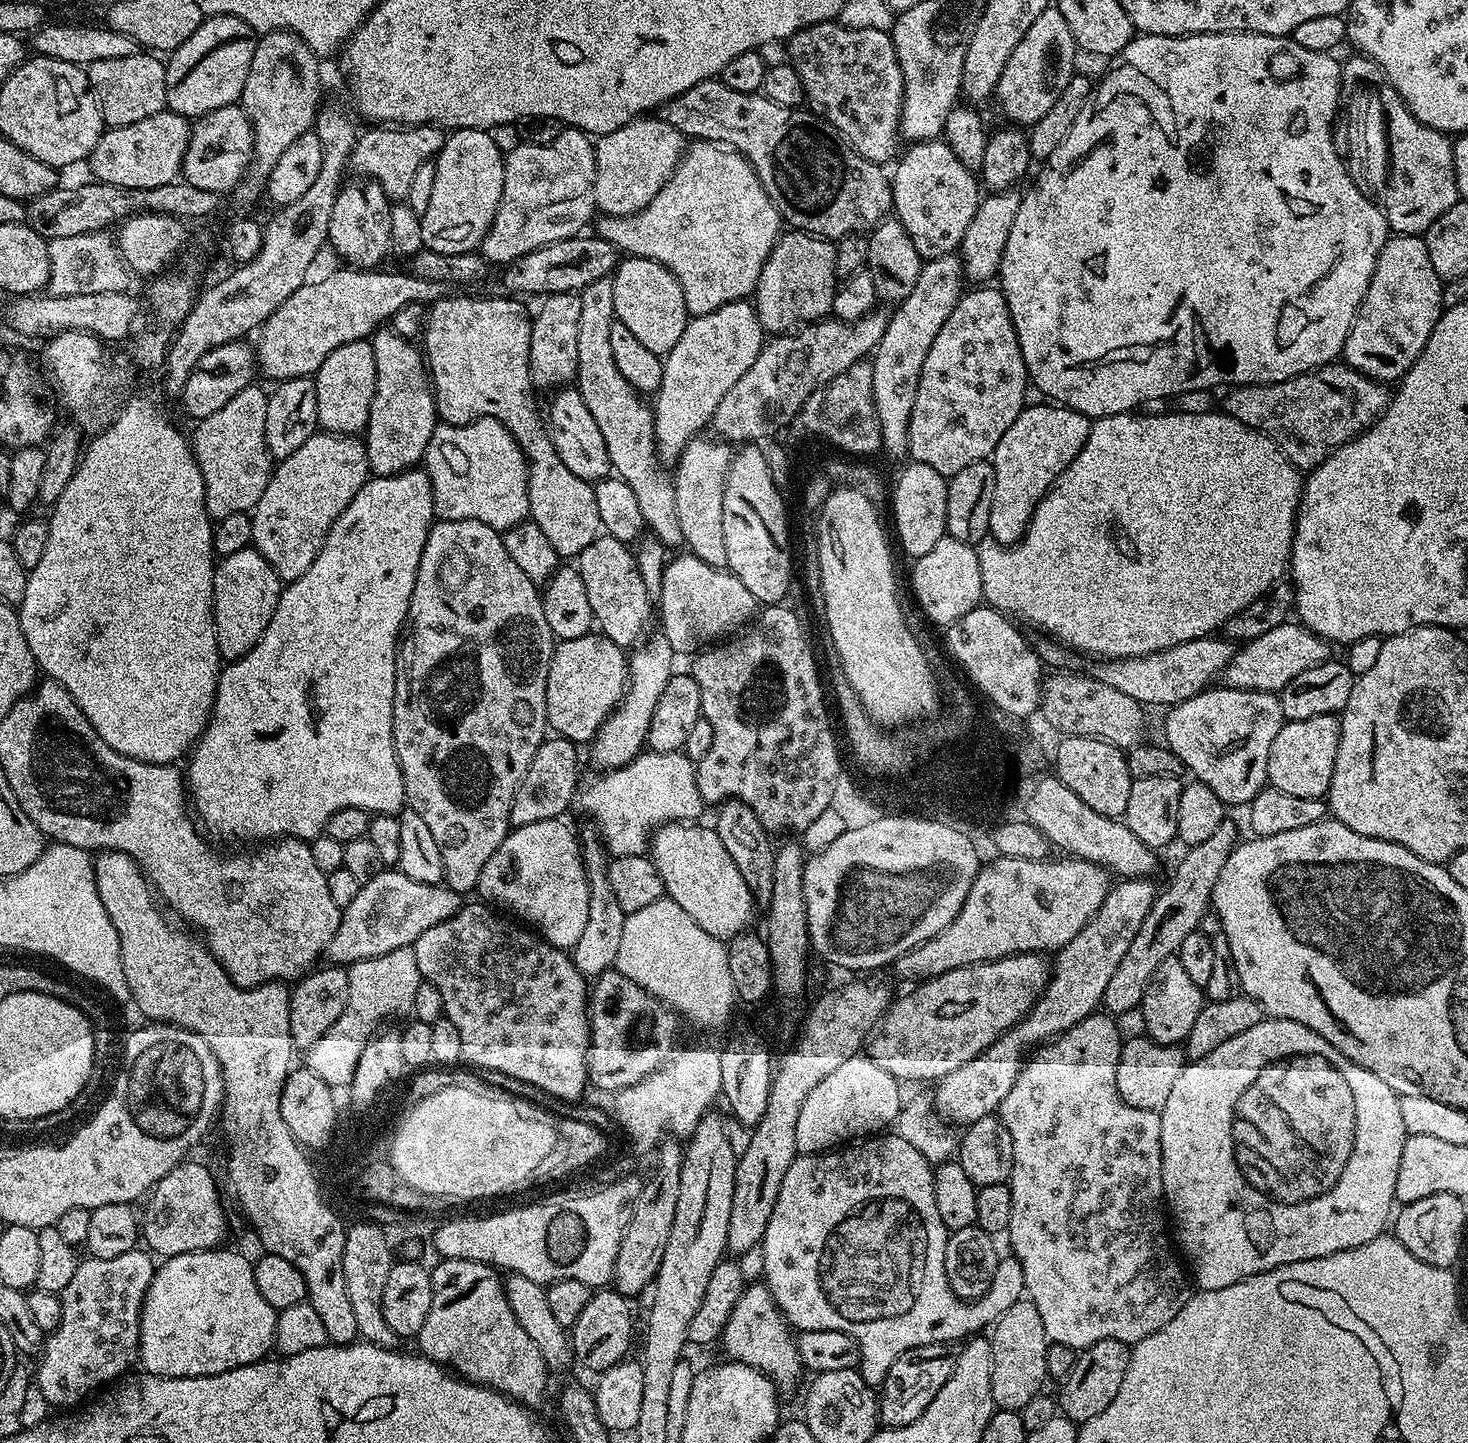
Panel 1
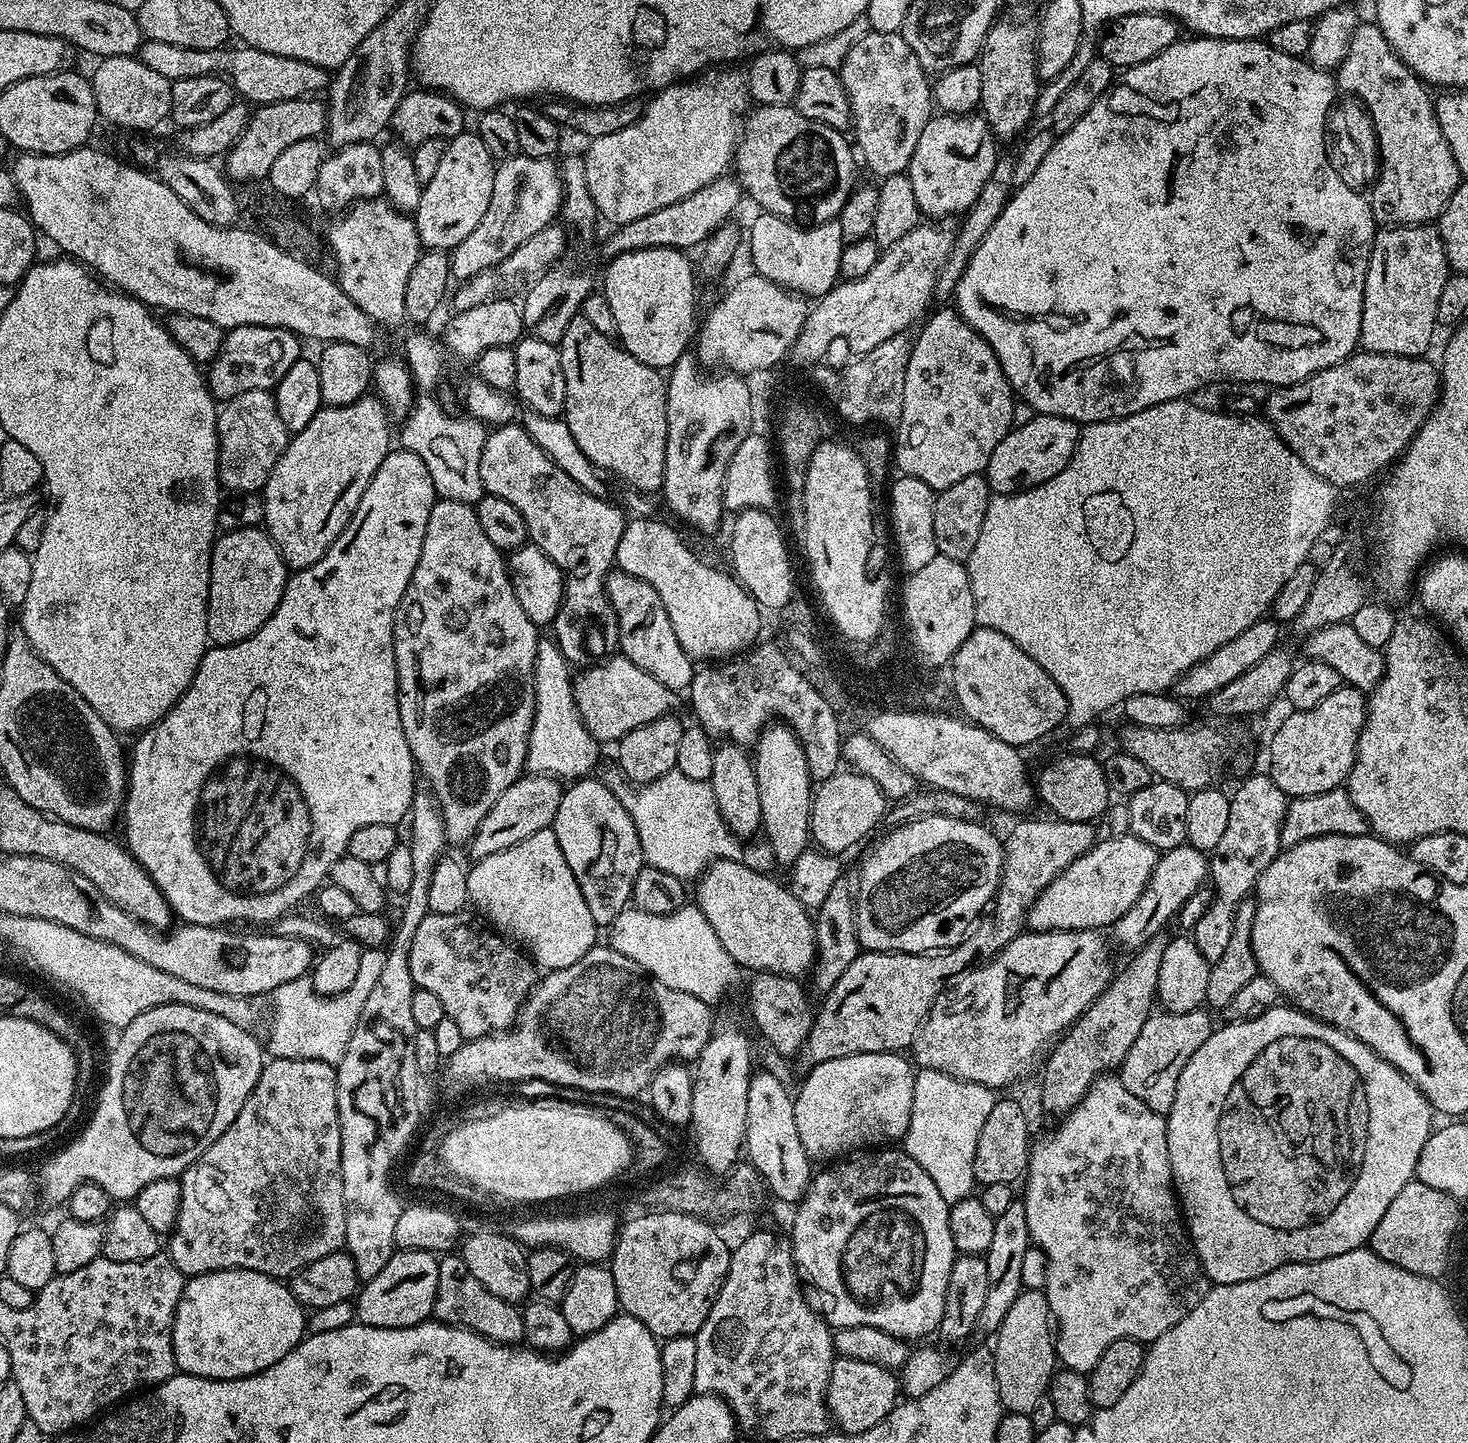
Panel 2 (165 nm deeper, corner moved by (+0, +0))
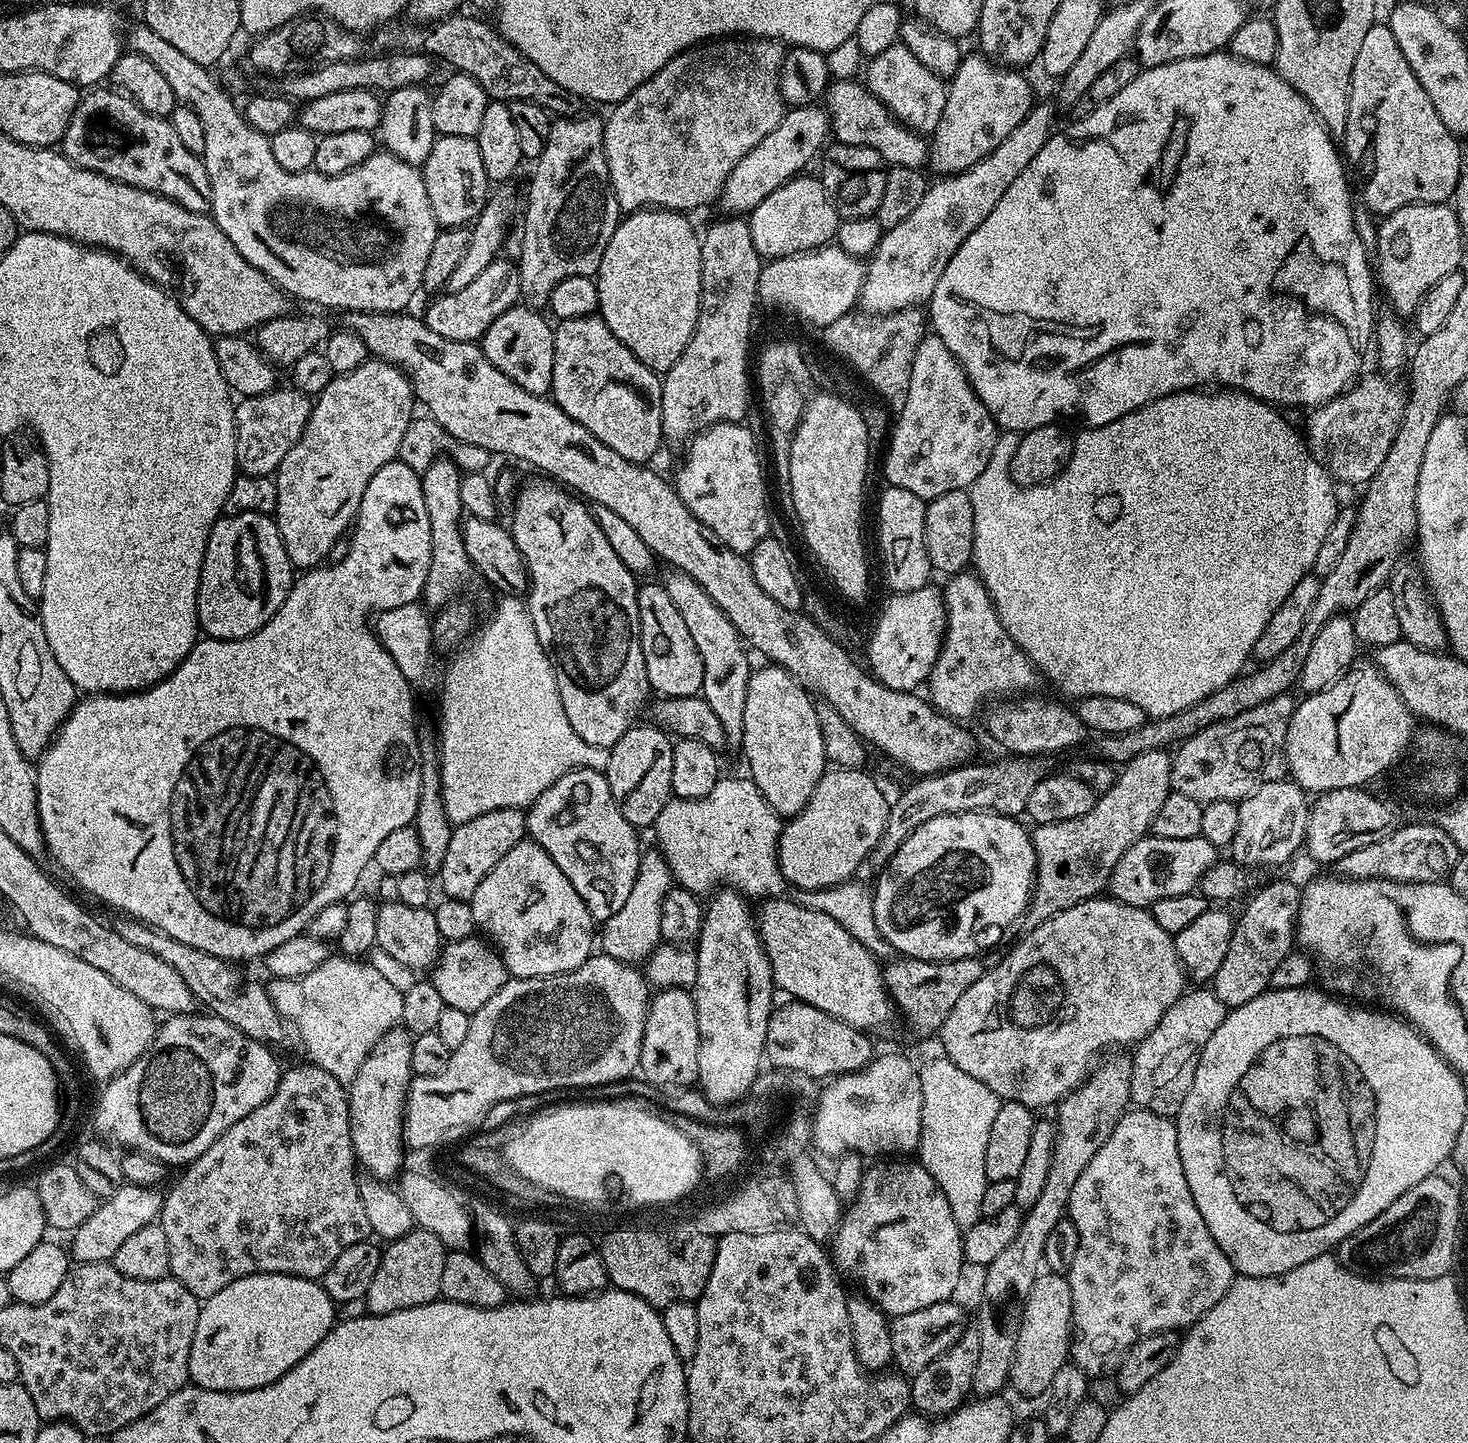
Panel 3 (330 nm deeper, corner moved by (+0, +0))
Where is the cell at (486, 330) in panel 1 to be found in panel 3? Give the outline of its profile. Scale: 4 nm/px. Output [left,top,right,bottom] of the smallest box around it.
[510,478,650,749]

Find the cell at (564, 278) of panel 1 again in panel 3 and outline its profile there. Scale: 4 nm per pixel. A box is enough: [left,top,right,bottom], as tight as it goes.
[718,104,830,214]

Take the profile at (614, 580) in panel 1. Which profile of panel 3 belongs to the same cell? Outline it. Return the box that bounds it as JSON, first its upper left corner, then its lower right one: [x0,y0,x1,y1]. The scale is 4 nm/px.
[638,583,702,696]

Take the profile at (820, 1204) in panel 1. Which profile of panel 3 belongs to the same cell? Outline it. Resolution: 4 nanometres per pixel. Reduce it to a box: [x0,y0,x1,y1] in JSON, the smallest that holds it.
[830,1162,965,1317]

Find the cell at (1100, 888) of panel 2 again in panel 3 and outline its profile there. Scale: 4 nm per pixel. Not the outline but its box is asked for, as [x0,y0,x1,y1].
[1110,834,1218,909]

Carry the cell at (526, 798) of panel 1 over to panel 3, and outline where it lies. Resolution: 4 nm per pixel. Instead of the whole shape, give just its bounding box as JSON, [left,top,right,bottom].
[438,808,526,901]

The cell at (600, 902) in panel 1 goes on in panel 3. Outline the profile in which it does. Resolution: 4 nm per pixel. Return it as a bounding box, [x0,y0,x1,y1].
[526,768,642,922]

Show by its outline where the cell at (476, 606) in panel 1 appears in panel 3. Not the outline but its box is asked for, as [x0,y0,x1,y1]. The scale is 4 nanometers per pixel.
[420,458,474,610]

